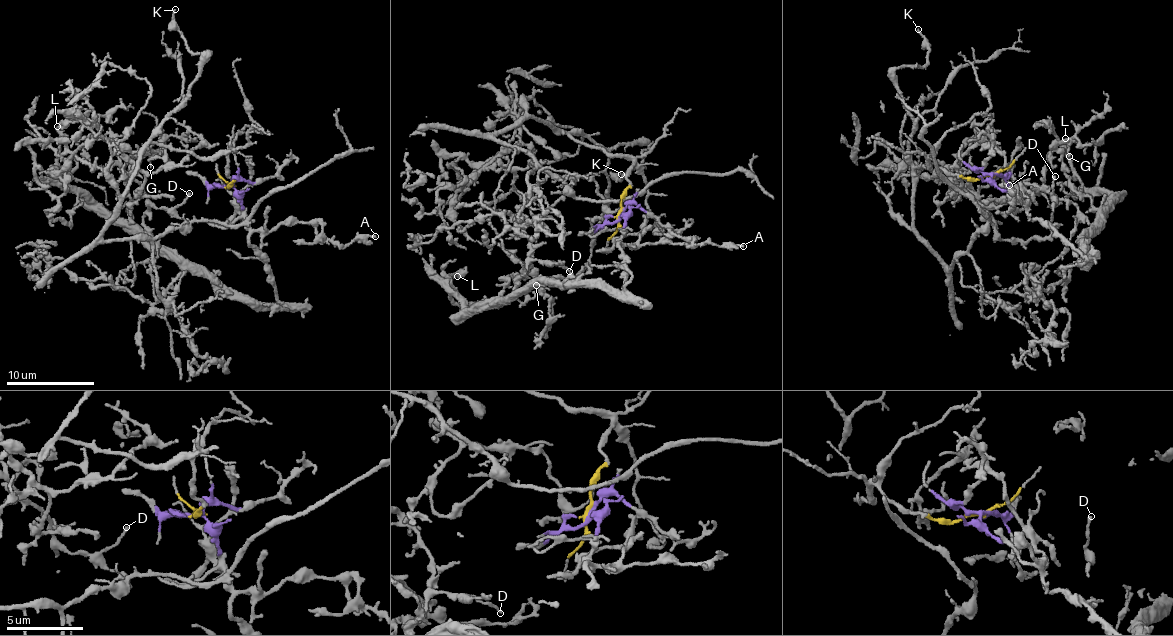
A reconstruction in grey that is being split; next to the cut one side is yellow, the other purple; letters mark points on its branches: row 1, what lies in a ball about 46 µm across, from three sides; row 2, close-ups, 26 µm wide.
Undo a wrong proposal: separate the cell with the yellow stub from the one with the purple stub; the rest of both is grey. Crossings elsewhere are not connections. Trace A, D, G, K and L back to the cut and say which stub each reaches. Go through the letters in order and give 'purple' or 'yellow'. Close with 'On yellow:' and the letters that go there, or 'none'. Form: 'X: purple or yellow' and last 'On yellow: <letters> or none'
A: purple
D: purple
G: purple
K: yellow
L: purple
On yellow: K

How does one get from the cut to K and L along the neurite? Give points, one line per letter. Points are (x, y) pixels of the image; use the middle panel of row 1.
K: (619, 215), (633, 162), (570, 135), (609, 148), (647, 146), (646, 156), (618, 178), (622, 173)
L: (619, 215), (625, 281), (618, 290), (548, 281), (469, 309), (447, 284), (457, 275)

